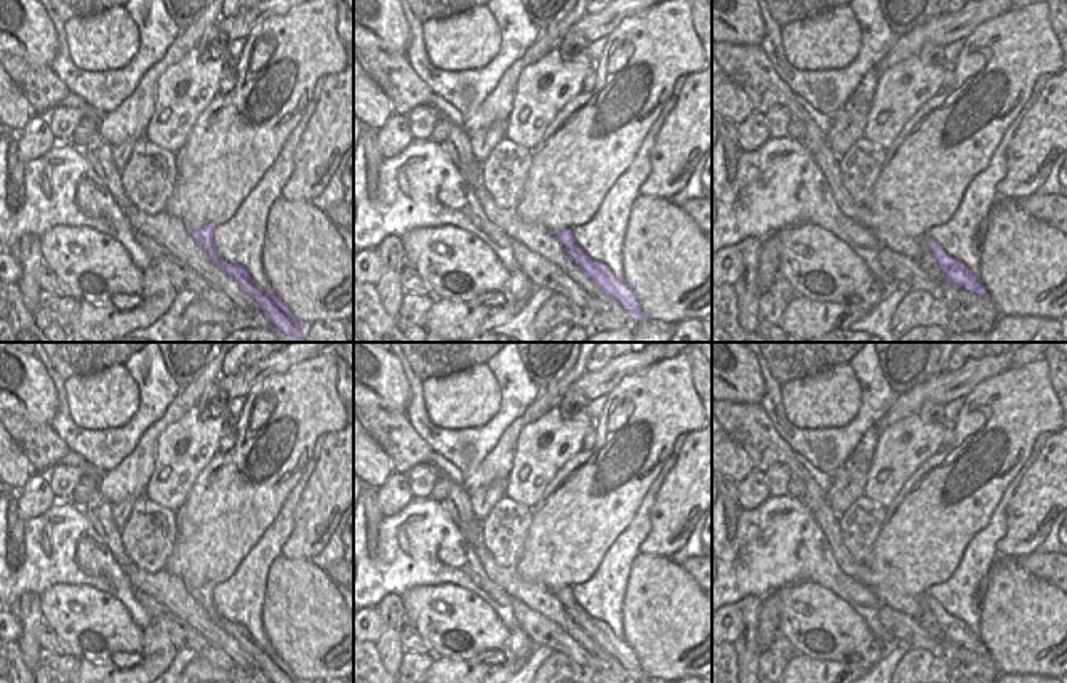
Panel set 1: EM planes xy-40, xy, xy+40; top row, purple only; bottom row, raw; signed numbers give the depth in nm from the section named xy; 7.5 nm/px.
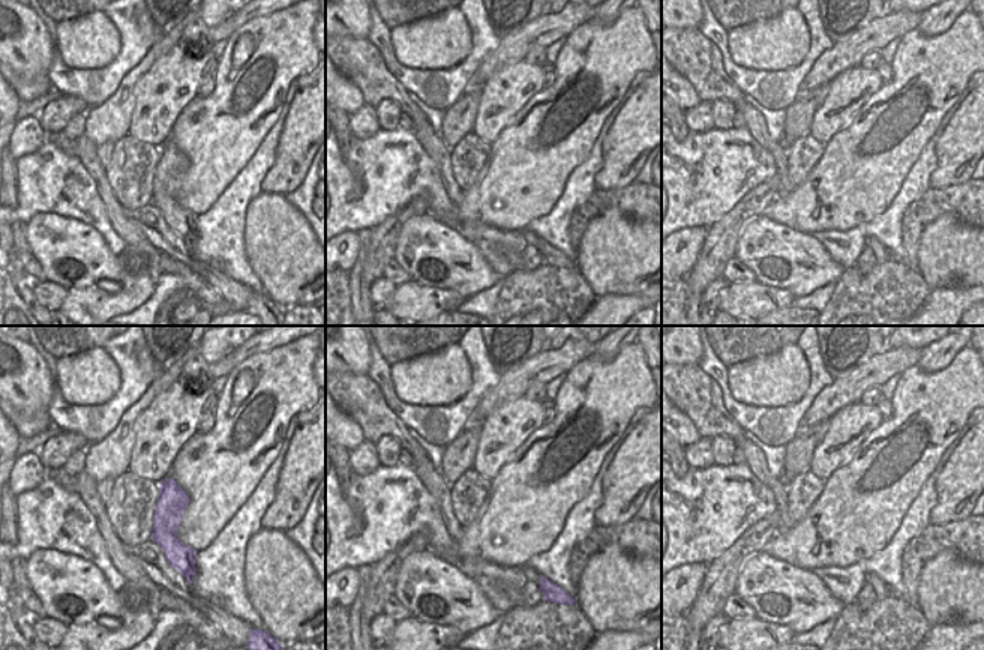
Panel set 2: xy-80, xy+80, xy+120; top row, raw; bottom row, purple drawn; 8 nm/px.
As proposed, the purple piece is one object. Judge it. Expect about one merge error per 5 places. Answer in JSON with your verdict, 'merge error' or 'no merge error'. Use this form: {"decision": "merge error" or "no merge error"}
{"decision": "no merge error"}

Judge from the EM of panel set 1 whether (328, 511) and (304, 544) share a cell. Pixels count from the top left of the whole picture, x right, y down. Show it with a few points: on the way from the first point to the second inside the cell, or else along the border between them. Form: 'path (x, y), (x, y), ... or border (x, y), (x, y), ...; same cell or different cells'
path (320, 519), (314, 525), (311, 536); same cell

